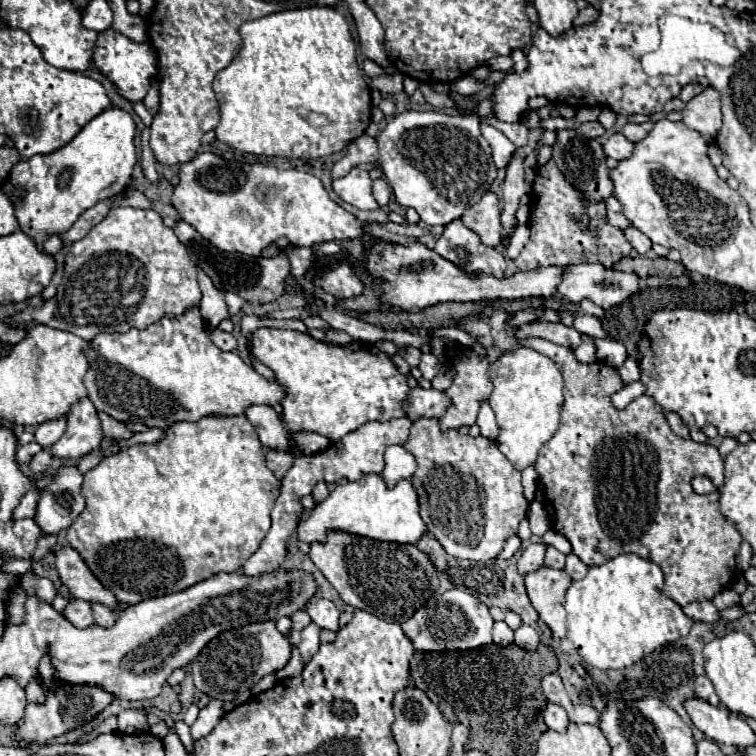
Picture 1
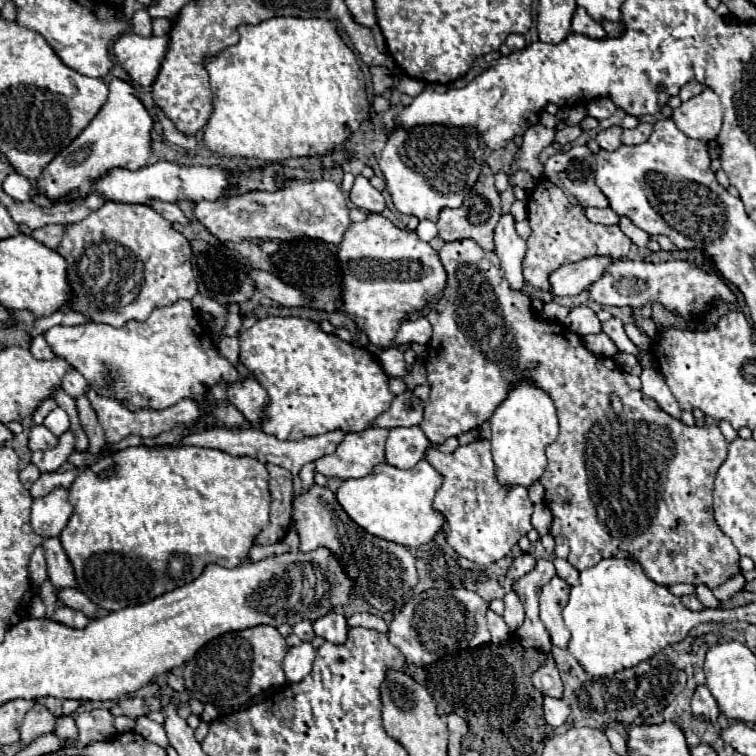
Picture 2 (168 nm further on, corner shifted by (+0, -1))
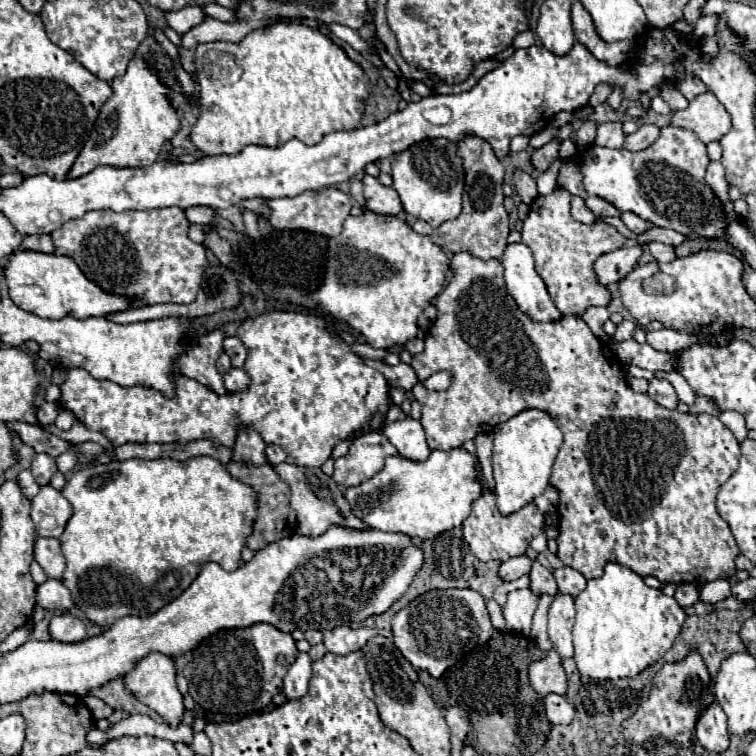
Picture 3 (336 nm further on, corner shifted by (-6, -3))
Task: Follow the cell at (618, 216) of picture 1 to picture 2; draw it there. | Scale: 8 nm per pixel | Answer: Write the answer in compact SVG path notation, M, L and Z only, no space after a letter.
M608 206L608 208L586 208L584 210L586 216L592 220L592 222L598 222L598 224L606 224L606 226L612 226L612 224L618 224L620 222L620 216Z

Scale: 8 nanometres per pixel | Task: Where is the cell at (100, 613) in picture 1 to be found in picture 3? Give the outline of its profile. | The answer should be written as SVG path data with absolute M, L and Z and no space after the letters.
M46 580L36 588L36 604L44 610L68 610L74 606L70 590L60 580Z

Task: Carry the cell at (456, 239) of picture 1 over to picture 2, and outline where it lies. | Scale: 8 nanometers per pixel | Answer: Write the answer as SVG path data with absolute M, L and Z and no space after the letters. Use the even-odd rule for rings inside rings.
M466 238L466 240L454 240L454 242L446 242L440 248L440 260L446 268L448 274L448 286L442 294L442 298L432 306L430 314L426 316L428 322L432 324L432 340L428 344L428 358L426 358L426 370L428 370L428 384L430 384L430 398L426 402L424 408L424 422L420 424L420 428L424 430L426 438L434 444L442 444L446 438L450 436L460 436L462 432L474 430L478 428L482 422L490 420L492 412L496 410L496 406L504 400L504 394L508 392L508 386L512 382L516 382L516 378L532 378L536 382L536 386L548 390L550 398L556 404L558 410L558 420L560 420L560 434L556 438L556 442L552 442L546 448L546 458L548 458L548 466L546 472L540 476L540 484L546 488L544 500L548 504L548 508L552 510L554 522L550 528L550 534L556 540L556 556L566 558L576 570L586 570L596 566L602 558L632 558L636 560L642 570L648 574L648 578L652 578L656 584L660 586L674 586L674 584L704 584L710 590L714 590L716 586L724 584L726 580L730 580L734 574L740 572L740 554L736 550L736 546L732 544L732 540L718 528L714 514L712 514L712 490L714 490L714 478L716 478L716 470L724 464L726 452L728 452L728 442L724 440L722 432L718 426L686 426L682 420L672 418L670 414L666 414L650 396L646 396L640 390L632 390L626 384L626 374L624 370L608 360L608 358L600 358L594 356L592 352L588 352L584 348L584 344L580 342L578 334L574 334L570 328L564 328L558 322L546 322L542 318L538 318L532 312L532 302L528 296L524 296L520 290L512 290L510 284L504 278L504 270L500 266L500 260L496 258L494 252L484 252L474 240ZM610 394L618 394L622 398L624 404L624 412L620 416L614 416L610 412Z

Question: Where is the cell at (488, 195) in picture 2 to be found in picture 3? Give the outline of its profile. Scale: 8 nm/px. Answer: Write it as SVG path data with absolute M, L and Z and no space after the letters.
M466 134L458 142L458 156L462 158L464 166L464 192L462 192L462 212L458 218L434 228L432 242L438 244L446 252L468 252L480 260L500 258L506 248L508 238L508 214L504 210L504 194L502 194L502 182L504 182L504 166L494 156L494 150L490 144L478 136Z

